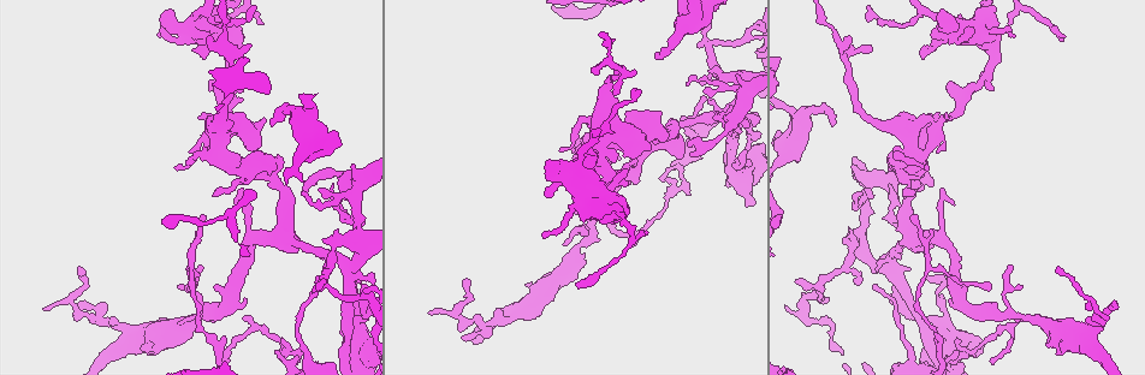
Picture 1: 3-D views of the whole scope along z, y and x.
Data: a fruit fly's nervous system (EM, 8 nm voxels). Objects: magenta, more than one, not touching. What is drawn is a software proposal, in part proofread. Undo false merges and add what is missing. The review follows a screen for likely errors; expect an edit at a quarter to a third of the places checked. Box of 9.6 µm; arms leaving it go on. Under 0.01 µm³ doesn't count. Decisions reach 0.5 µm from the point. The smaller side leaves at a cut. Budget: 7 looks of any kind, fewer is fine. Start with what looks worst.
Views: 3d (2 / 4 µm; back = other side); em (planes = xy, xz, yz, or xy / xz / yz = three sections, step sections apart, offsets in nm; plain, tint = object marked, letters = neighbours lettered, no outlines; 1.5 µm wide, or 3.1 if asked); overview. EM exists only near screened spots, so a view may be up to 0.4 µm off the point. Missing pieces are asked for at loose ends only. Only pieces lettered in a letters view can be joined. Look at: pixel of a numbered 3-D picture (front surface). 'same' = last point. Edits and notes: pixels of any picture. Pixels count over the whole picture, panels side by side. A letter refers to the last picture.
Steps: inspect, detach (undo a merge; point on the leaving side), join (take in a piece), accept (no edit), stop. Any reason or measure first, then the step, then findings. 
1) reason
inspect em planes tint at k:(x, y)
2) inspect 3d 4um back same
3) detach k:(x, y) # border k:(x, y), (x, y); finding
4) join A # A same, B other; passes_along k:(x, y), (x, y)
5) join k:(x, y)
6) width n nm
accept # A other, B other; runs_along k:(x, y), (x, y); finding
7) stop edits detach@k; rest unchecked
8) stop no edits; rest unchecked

a fork
inspect em planes letters at 1:(607, 187)

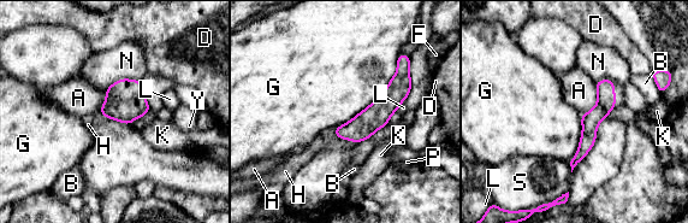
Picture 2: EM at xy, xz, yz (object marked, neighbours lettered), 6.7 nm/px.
accept # A other, B other, D other, F other, G other, H other, K other, L other, N other, P other, S other, Y other; runs_along 2:(405, 58), (396, 93), (340, 135); all the same cell

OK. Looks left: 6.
tapers out
inspect 3d 4um at 1:(588, 133)

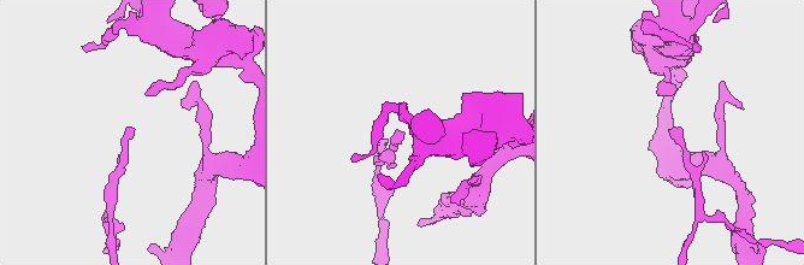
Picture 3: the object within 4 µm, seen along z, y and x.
inspect em planes letters at 3:(673, 128)

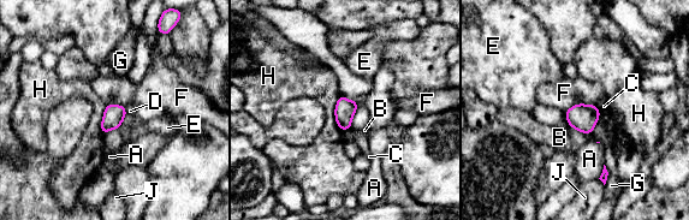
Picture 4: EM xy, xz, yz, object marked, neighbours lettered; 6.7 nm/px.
accept # A other, B other, C other, D other, E other, F other, G other, H other, J other; border 4:(595, 103), (575, 103), (564, 111); none of them fits

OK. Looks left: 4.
an open end
inspect 3d 4um back at 1:(1064, 37)

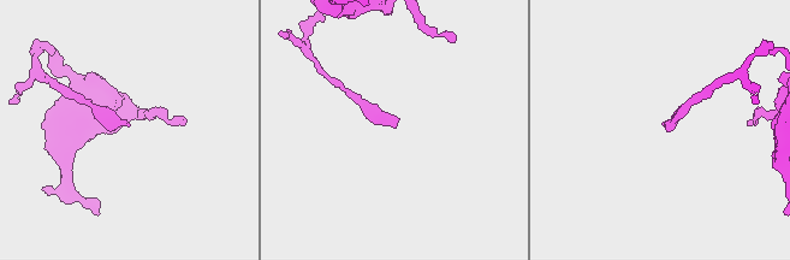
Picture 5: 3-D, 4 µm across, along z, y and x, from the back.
inspect em planes letters at 5:(396, 128)

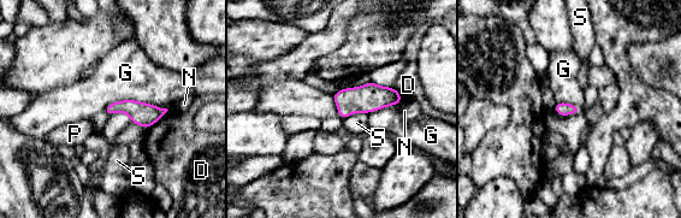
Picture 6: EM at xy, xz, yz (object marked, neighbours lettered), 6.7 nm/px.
width 90 nm; longest_contact G 440 nm
accept # D other, G other, N other, P other, S other; no lettered piece goes on from it

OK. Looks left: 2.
stop no edits; rest unchecked

